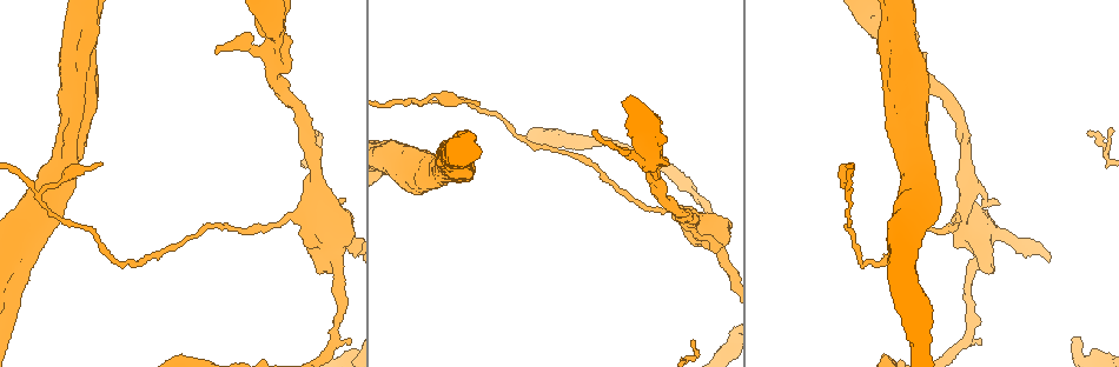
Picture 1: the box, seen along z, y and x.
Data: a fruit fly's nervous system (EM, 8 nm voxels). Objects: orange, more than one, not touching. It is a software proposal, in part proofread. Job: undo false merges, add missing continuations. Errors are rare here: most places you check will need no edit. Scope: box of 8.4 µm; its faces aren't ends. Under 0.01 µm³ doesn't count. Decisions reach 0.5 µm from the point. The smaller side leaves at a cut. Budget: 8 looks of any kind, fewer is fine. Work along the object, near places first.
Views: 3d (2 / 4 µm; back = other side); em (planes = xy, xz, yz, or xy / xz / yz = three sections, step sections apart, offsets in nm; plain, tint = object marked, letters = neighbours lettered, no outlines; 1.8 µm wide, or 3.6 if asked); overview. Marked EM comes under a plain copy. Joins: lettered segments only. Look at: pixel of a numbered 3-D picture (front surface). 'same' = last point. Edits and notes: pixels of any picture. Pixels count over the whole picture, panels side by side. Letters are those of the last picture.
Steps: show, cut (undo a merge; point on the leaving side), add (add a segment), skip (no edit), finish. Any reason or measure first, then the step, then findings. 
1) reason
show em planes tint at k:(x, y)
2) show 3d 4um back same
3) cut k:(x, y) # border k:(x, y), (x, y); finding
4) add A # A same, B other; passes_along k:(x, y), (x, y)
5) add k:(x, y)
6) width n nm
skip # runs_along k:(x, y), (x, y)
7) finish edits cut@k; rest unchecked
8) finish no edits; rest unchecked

tapers out
show em 3.6um xz step 4 letters at 1:(102, 165)

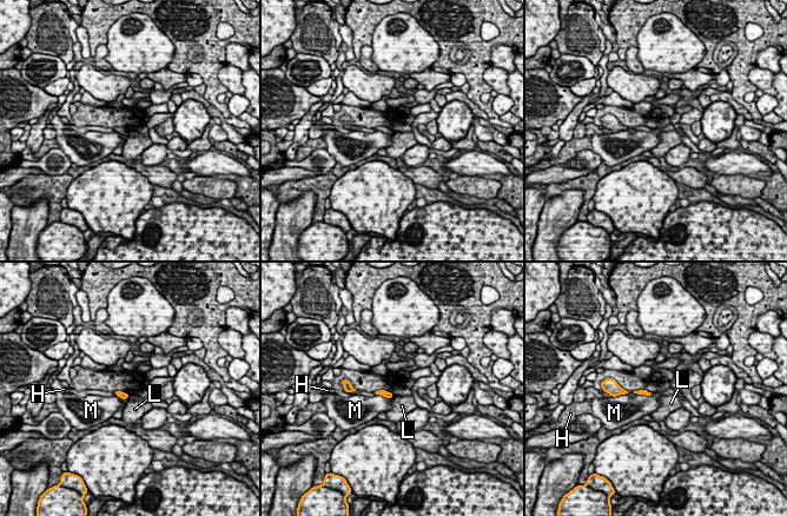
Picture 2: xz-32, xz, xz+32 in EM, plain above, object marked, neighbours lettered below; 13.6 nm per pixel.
skip # H other, L other, M other; none of them fits

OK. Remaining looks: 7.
free end
show em 3.6um xz step 4 letters at 1:(20, 303)

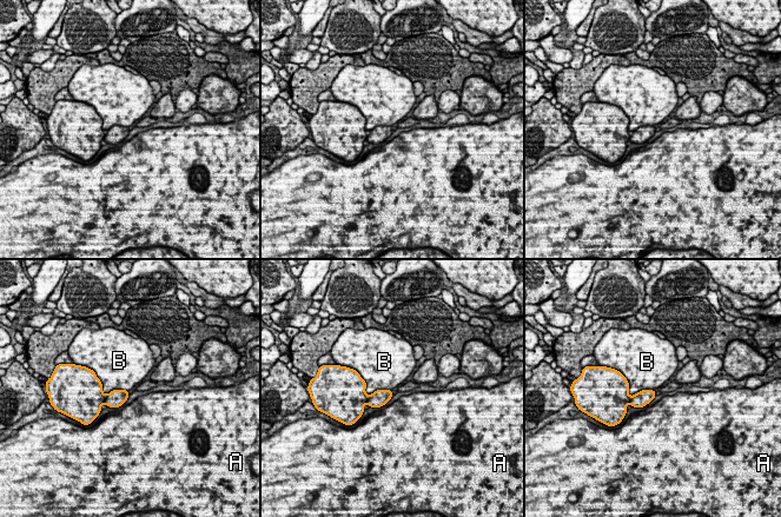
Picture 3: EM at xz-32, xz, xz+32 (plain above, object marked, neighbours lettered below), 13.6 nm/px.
show em 3.6um planes letters same

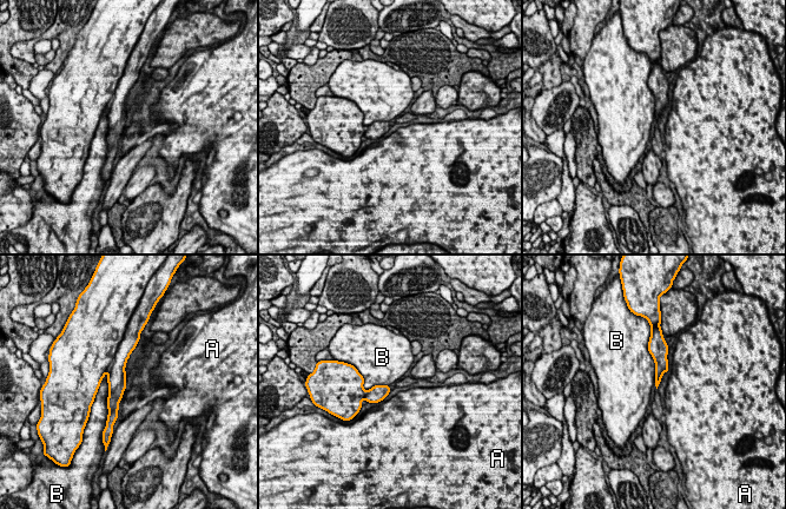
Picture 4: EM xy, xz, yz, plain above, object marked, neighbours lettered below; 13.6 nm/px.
longest_contact B 700 nm
skip # A other, B other; border 4:(107, 370), (106, 422); no lettered segment goes on from it

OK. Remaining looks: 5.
free end
show em planes letters at 1:(619, 152)

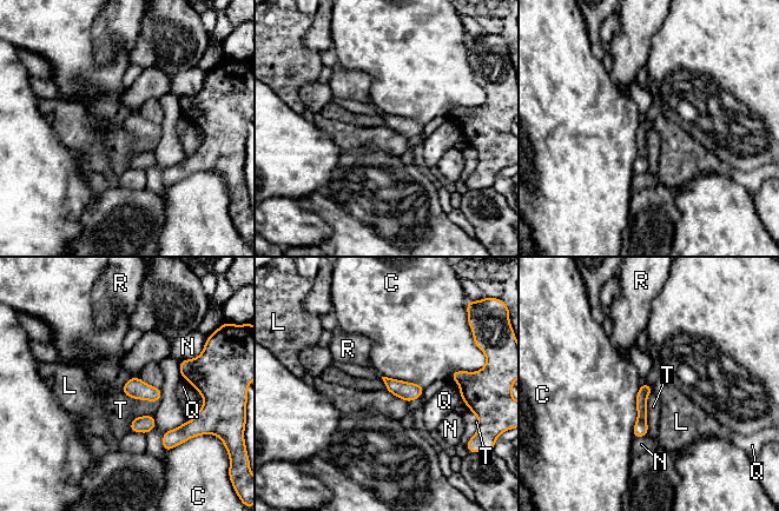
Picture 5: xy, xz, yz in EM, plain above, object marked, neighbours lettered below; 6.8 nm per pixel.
longest_contact C 380 nm
skip # C other, L other, N other, Q other, R other, T other; border 5:(121, 386), (127, 397), (159, 402); no lettered segment goes on from it

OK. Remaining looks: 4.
finish no edits; rest unchecked

